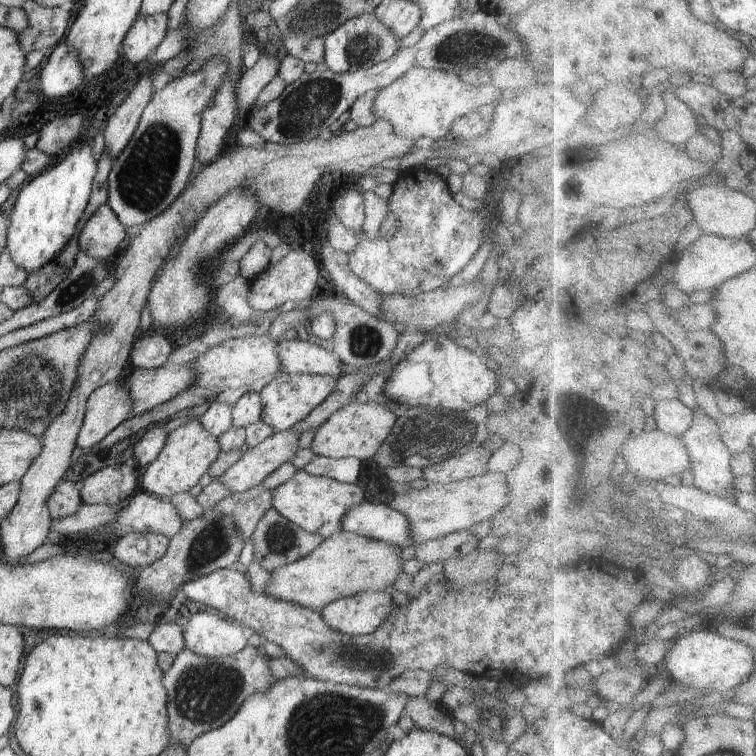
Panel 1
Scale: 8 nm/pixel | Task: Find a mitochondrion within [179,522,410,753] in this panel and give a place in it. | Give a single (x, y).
(373, 661)

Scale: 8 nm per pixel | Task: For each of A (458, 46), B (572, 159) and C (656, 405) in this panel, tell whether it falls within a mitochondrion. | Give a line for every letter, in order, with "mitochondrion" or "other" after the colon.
A: mitochondrion
B: other
C: other

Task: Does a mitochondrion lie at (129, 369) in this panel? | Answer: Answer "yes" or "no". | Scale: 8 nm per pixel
no

